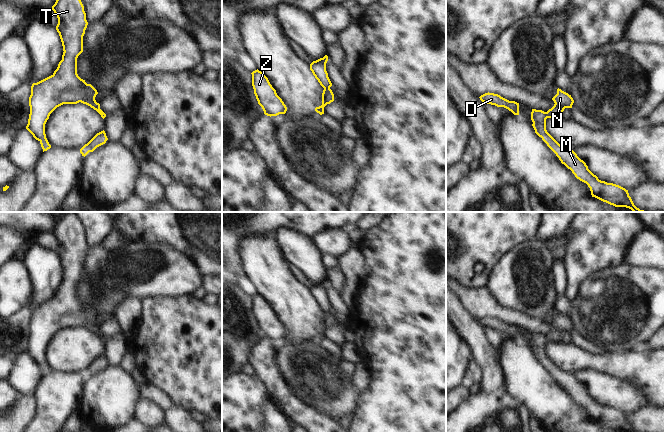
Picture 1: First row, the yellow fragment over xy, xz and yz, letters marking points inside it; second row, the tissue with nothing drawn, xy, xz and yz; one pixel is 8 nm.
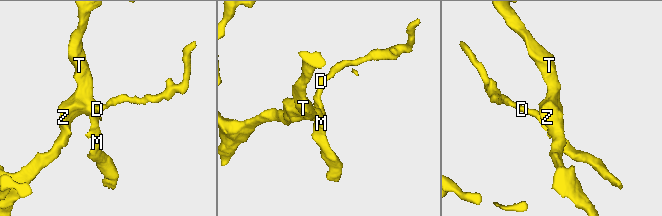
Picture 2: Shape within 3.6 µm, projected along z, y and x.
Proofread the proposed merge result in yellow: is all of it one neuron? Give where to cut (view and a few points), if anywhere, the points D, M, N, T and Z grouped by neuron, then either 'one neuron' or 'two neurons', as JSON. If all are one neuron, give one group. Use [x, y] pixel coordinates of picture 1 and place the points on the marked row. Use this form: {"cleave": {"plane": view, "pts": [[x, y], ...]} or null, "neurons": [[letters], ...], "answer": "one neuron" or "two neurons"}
{"cleave": {"plane": "xz", "pts": [[329, 87], [324, 89]]}, "neurons": [["D", "M"], ["N", "T", "Z"]], "answer": "two neurons"}

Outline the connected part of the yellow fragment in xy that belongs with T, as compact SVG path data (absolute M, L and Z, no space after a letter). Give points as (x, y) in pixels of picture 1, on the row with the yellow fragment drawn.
M56 0L51 9L58 18L56 30L64 52L54 73L32 84L26 126L40 142L43 152L51 148L46 138L45 124L57 107L81 102L106 116L95 100L97 90L77 74L77 58L83 52L83 36L88 25L81 0Z

